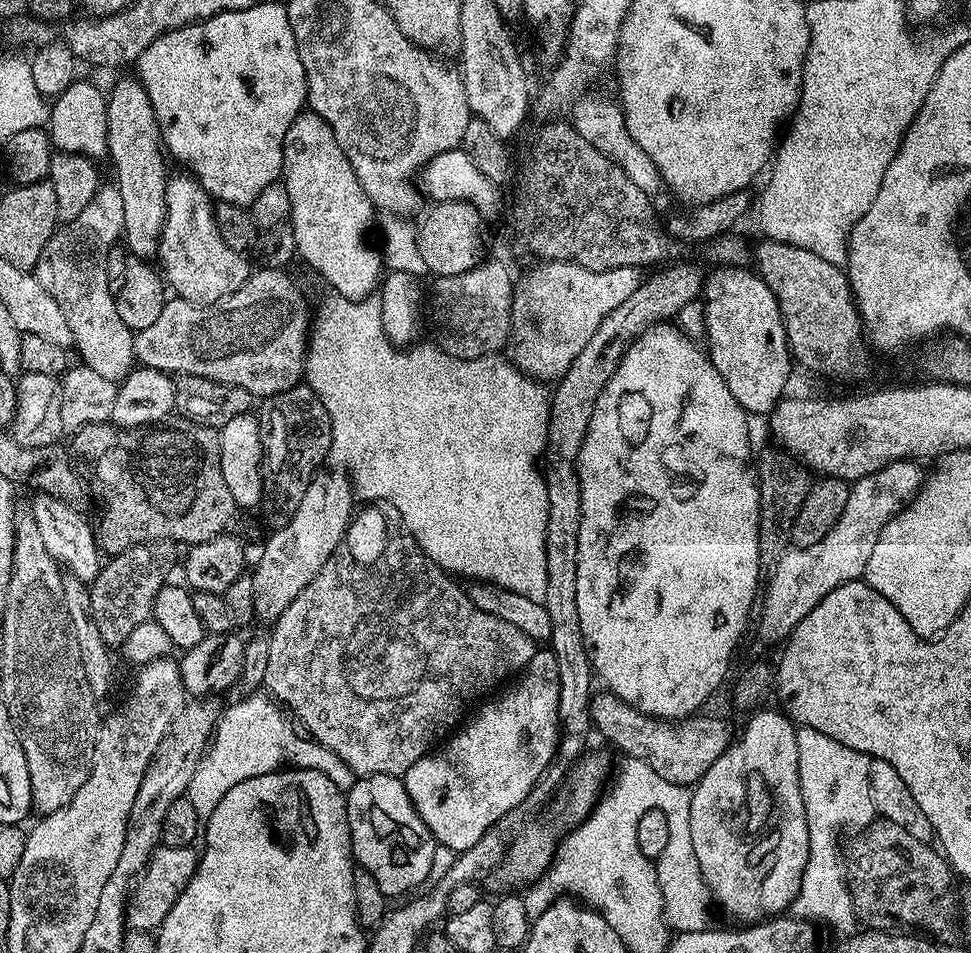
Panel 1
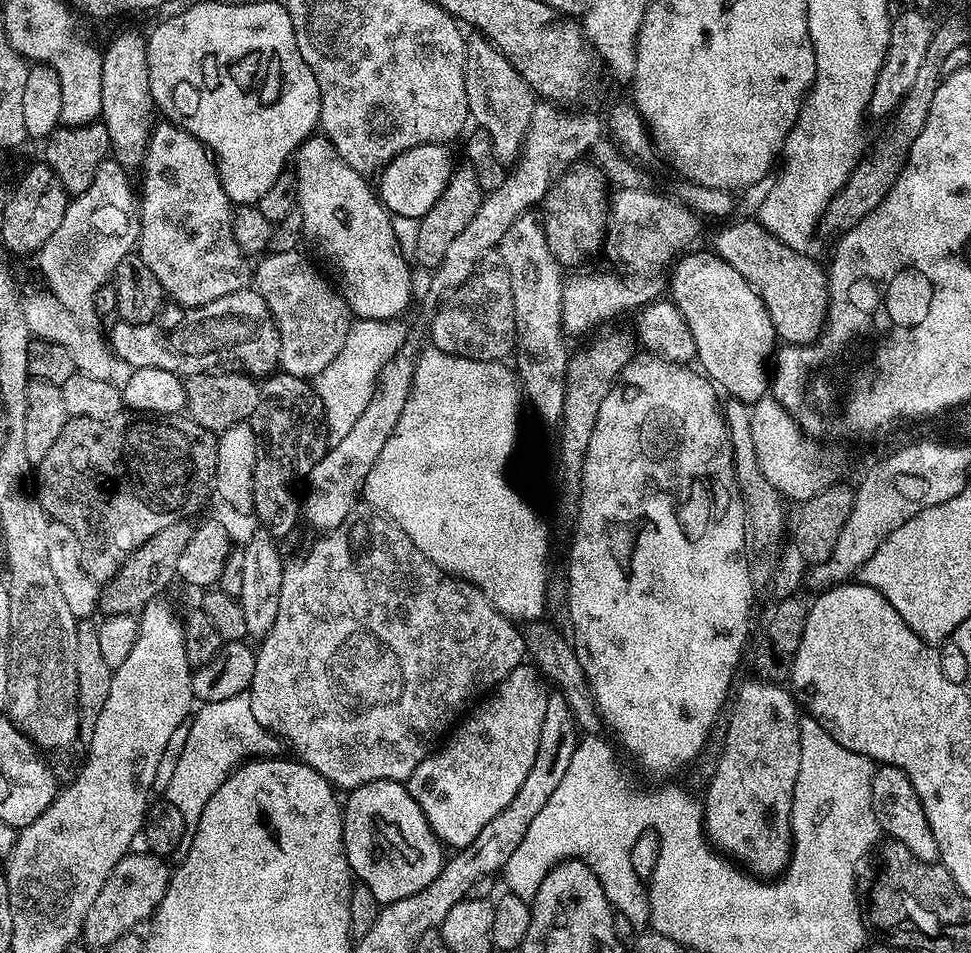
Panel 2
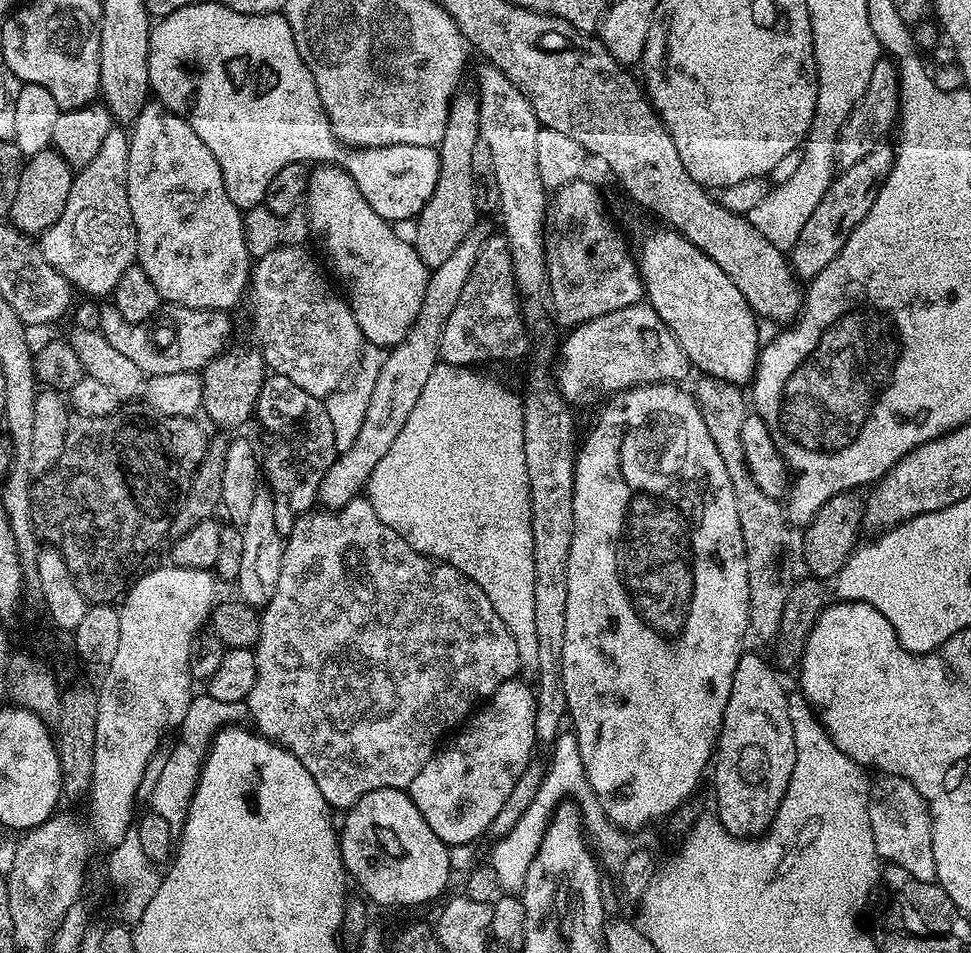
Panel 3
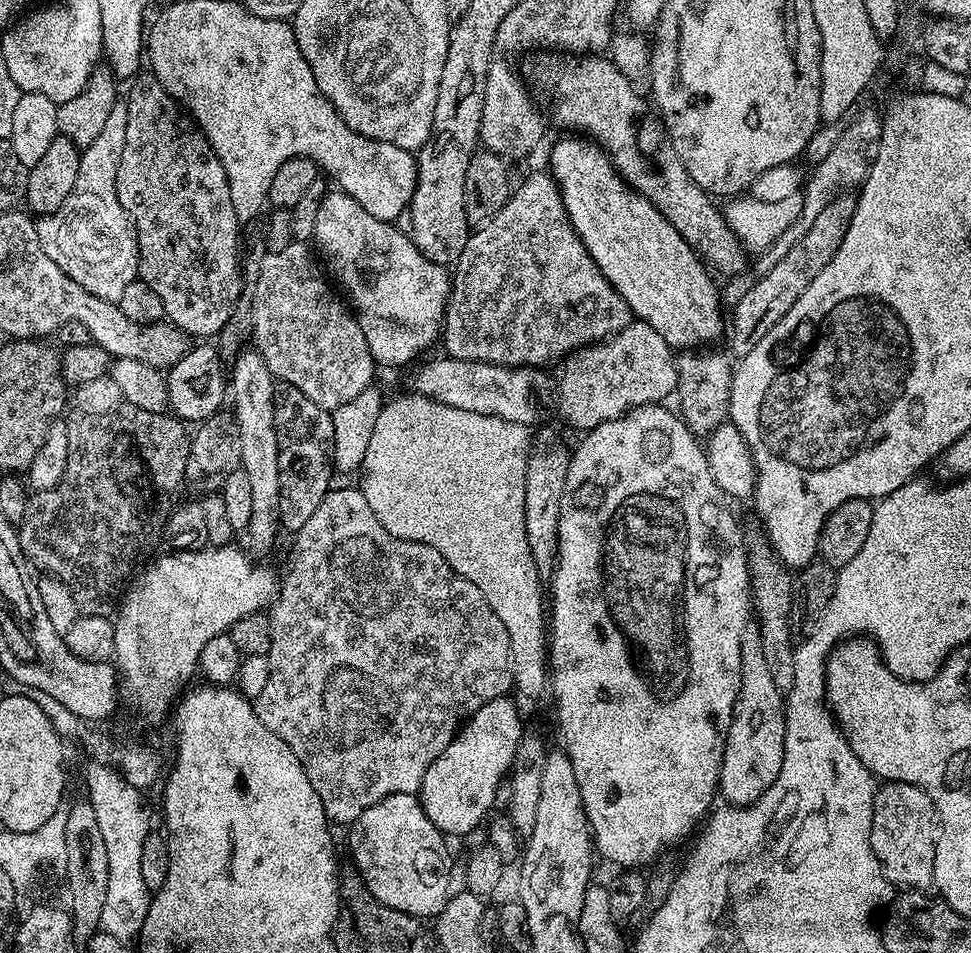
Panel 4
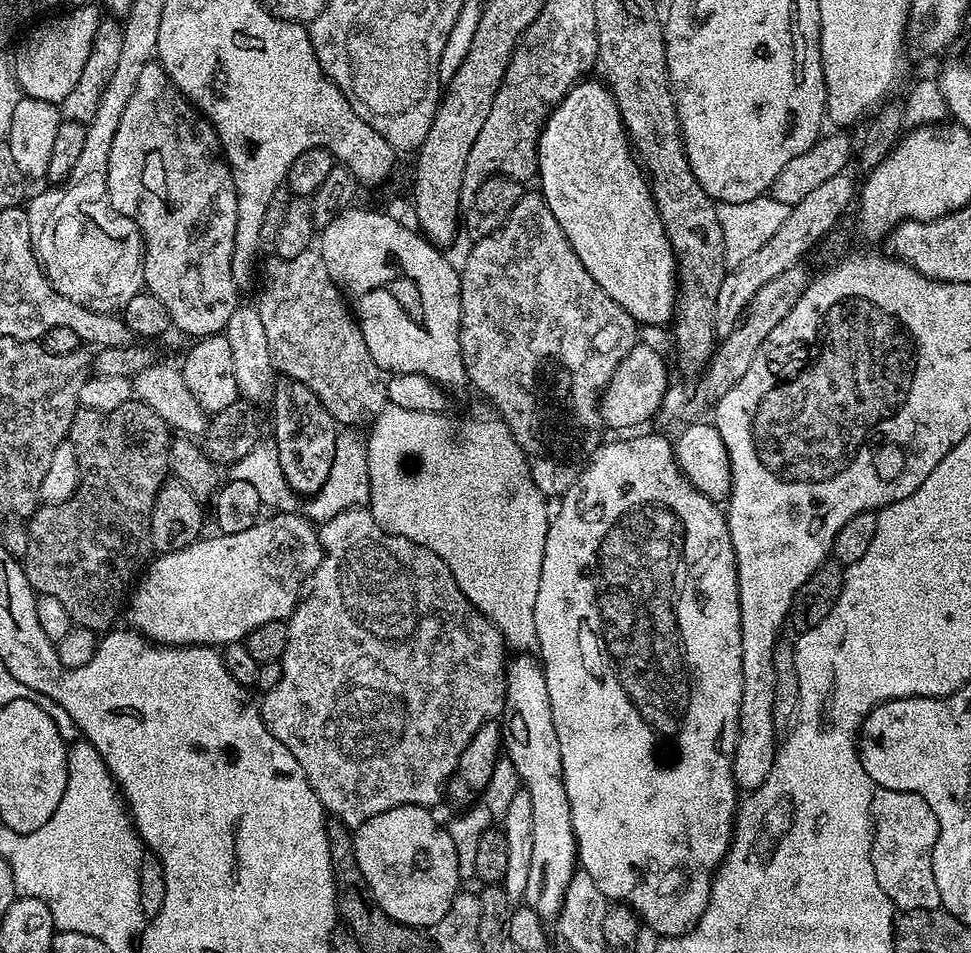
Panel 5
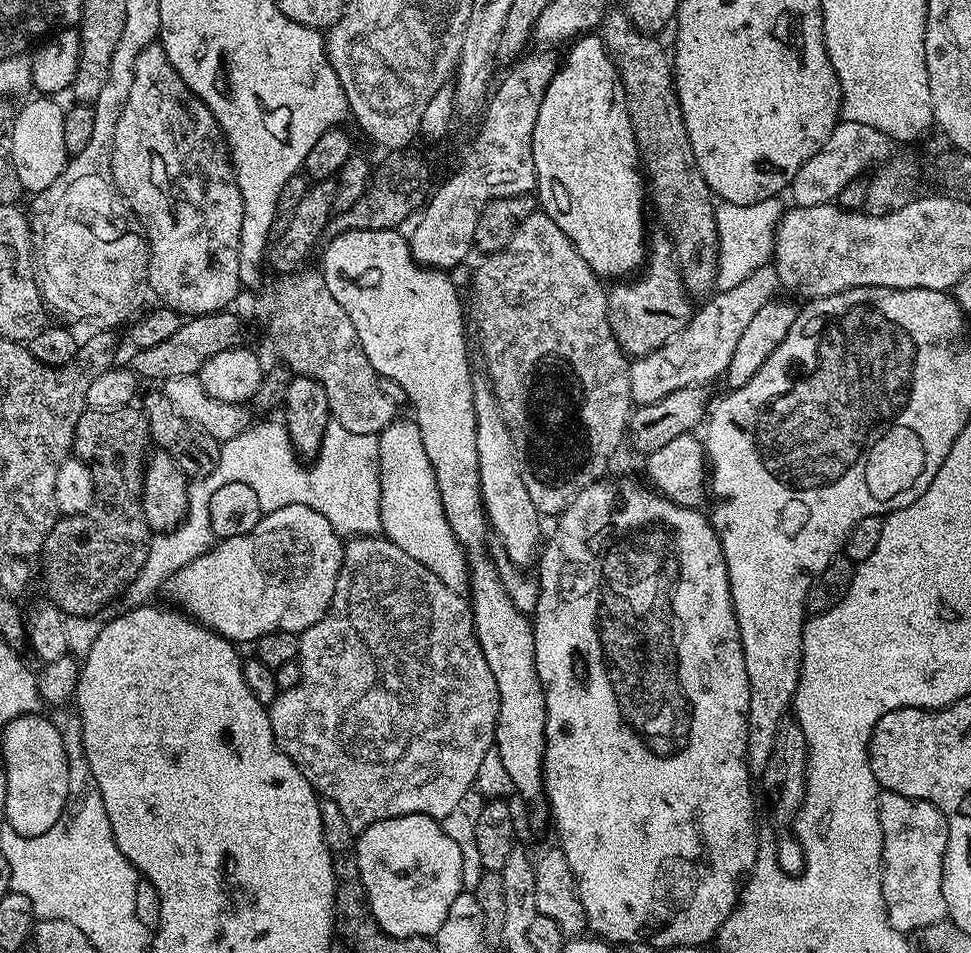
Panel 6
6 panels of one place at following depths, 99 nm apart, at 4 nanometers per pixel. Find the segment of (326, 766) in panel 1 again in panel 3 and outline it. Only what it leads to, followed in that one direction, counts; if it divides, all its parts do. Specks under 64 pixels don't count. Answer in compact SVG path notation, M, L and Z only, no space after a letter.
M207 694L193 695L190 706L186 710L186 718L182 718L178 735L175 737L176 745L167 761L163 773L158 774L152 781L152 793L149 794L150 811L158 814L158 818L170 822L173 830L184 826L184 819L192 801L196 784L200 780L200 769L204 767L204 757L212 746L212 738L225 726L235 725L245 719L246 708L244 704L227 704L218 702L218 698L210 698Z

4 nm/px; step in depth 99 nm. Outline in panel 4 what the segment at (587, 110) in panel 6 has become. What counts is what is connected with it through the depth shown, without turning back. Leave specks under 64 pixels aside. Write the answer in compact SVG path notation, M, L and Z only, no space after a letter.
M568 134L565 140L560 140L552 148L552 168L550 167L551 179L555 180L562 194L562 202L566 206L566 214L568 220L572 224L572 229L578 234L578 238L586 246L586 250L590 254L590 258L594 258L594 262L598 266L598 270L602 270L602 274L614 287L618 290L618 294L626 302L626 306L630 306L633 317L637 321L644 321L654 328L666 340L673 350L690 350L692 346L698 345L700 342L708 342L716 340L720 335L724 336L726 332L726 314L720 309L720 300L722 301L722 292L712 281L713 273L706 267L705 261L698 255L696 249L691 248L684 241L682 234L678 234L678 230L674 230L674 226L670 226L670 222L664 215L658 211L652 203L649 202L642 194L638 194L626 183L623 177L617 172L616 167L612 164L612 159L607 152L600 147L599 144L585 138L580 134Z

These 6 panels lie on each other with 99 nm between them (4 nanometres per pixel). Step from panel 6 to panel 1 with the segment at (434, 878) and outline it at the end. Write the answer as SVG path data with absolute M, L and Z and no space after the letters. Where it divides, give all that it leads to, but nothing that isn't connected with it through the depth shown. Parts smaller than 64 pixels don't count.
M386 774L361 776L347 789L346 803L353 861L374 874L374 882L382 886L385 896L407 897L415 893L419 884L432 876L437 843L414 810L403 779Z

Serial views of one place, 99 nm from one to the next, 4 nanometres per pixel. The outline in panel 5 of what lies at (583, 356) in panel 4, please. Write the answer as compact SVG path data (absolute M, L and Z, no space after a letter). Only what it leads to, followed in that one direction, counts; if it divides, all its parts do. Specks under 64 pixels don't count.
M644 342L637 344L619 364L603 390L600 399L601 423L607 429L616 430L626 430L644 423L659 411L669 386L668 370L661 354Z

